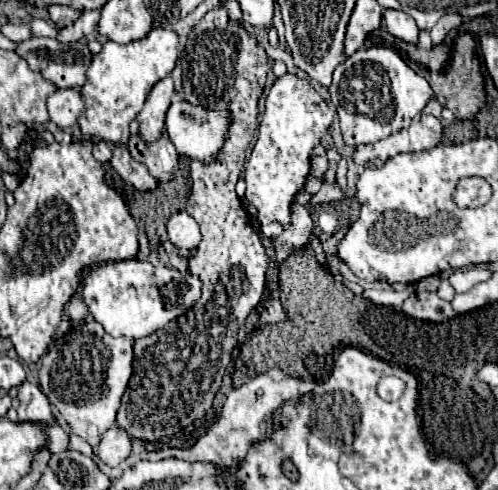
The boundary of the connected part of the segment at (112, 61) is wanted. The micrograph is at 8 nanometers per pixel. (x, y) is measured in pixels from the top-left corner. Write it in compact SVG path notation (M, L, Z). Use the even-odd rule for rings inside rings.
M152 30L142 40L130 44L106 42L92 58L86 70L86 84L80 88L84 112L78 116L78 128L84 138L126 144L130 138L130 122L138 116L152 86L168 76L178 58L178 36L170 30Z

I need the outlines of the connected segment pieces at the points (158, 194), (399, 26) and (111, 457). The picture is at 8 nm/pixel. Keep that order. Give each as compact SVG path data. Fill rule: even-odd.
M180 156L180 168L178 168L178 172L174 174L174 178L170 182L160 182L158 183L158 188L148 192L134 191L134 204L130 206L130 212L134 220L136 220L139 230L139 250L136 256L139 260L146 260L151 249L157 250L168 239L166 230L168 216L172 212L185 209L191 187L190 158L188 156Z
M384 10L384 26L392 36L404 42L418 42L420 28L416 26L416 20L402 10Z
M114 426L114 428L110 428L110 430L102 436L96 454L98 454L98 458L100 458L104 464L108 464L108 466L118 466L122 460L128 458L130 450L132 450L132 440L130 440L130 436L128 436L122 428Z

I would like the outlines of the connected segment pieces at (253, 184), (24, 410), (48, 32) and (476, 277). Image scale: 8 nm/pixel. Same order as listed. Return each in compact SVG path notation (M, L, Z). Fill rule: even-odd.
M286 72L272 84L266 96L258 140L250 154L244 178L248 186L246 200L258 210L260 224L278 220L288 228L292 198L300 188L304 188L310 172L310 152L322 142L332 122L332 108L308 78L298 78L296 74Z
M24 382L18 388L18 400L20 400L18 416L22 418L22 422L40 422L42 424L52 418L50 402L36 384Z
M30 20L30 22L28 22L28 26L30 26L30 30L32 30L32 34L34 34L34 36L48 36L48 38L56 38L56 34L58 34L56 26L54 26L54 24L50 24L50 22L44 22L44 20Z
M456 270L448 280L450 280L450 284L454 286L454 290L456 292L466 292L466 290L470 290L474 284L478 284L480 282L480 272L482 270Z

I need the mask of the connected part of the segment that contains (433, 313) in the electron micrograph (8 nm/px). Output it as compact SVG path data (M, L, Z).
M426 292L426 294L412 294L404 308L402 308L408 316L420 318L420 320L428 320L428 322L444 322L454 318L454 310L450 306L450 302L440 300L434 292Z

